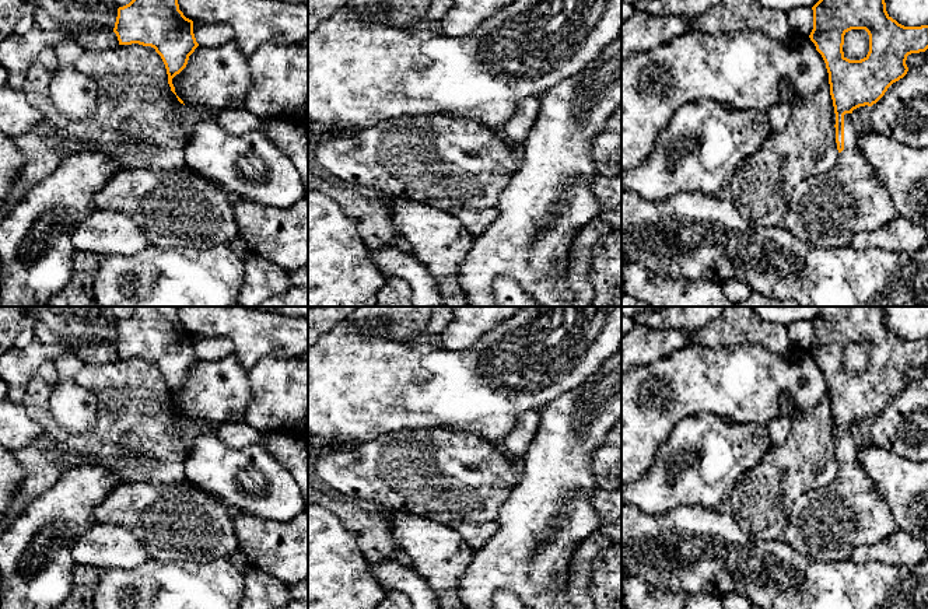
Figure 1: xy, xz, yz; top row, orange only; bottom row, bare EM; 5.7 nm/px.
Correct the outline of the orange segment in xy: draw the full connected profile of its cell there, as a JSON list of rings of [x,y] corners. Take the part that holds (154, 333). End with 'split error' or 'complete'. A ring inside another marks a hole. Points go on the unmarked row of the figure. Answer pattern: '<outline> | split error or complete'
[[[137,307],[129,318],[118,322],[113,346],[119,358],[154,361],[176,409],[172,392],[186,381],[189,370],[199,360],[193,335],[179,323],[176,307]]] | complete

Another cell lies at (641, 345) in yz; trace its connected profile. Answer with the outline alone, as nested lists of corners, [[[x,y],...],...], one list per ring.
[[[645,325],[634,326],[621,335],[621,374],[654,364],[683,349],[693,336],[682,329],[654,329]]]

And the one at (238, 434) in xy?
[[[246,421],[225,423],[216,427],[214,430],[227,445],[235,448],[262,444],[266,434],[249,426]]]

